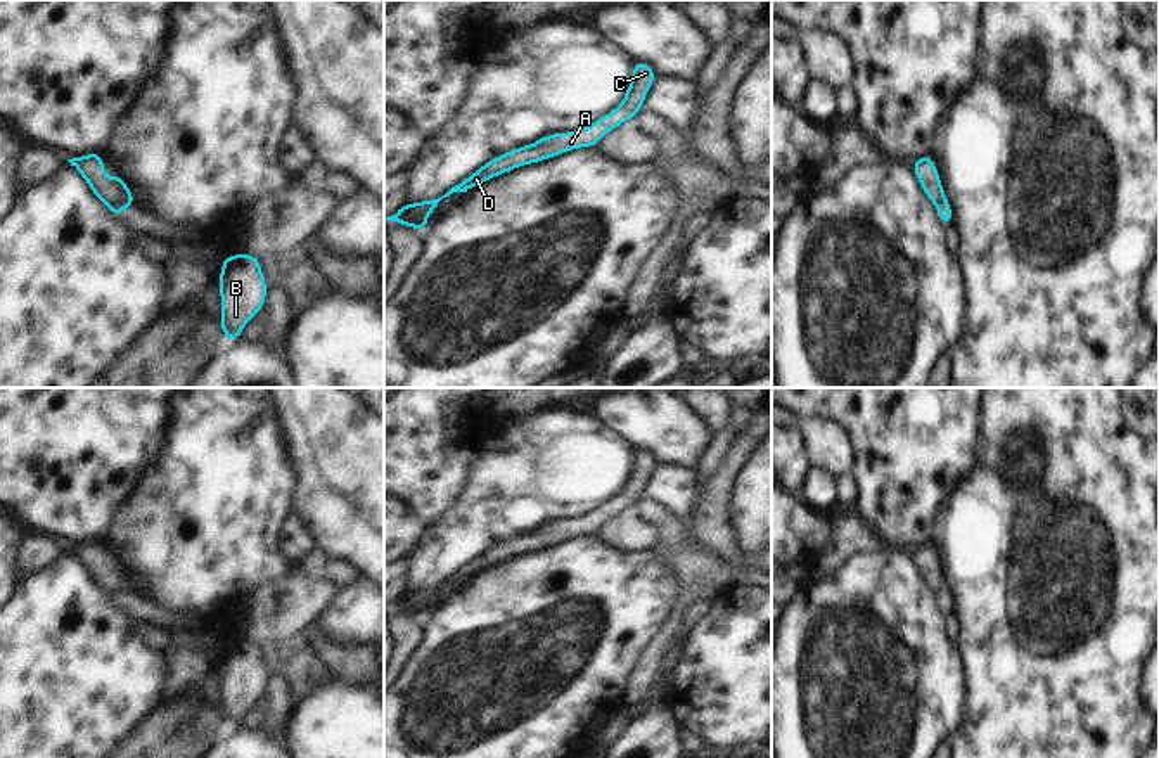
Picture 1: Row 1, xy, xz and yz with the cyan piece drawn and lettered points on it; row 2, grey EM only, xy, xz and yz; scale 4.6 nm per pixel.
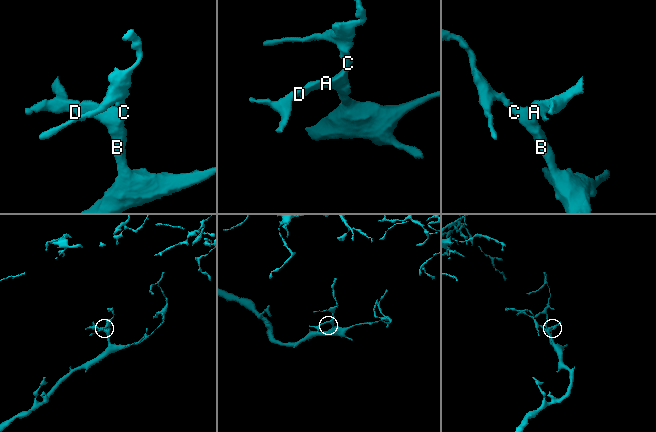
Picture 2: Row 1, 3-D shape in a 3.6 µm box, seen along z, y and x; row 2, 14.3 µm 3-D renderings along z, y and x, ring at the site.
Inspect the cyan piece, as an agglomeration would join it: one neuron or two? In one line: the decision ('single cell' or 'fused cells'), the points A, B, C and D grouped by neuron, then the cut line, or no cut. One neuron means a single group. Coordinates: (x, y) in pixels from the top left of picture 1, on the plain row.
single cell; A B C D; no cut

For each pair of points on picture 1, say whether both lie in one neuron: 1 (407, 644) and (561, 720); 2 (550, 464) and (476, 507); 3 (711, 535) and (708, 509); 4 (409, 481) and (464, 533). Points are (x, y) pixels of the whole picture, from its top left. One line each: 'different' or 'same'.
1: different
2: same
3: same
4: different

